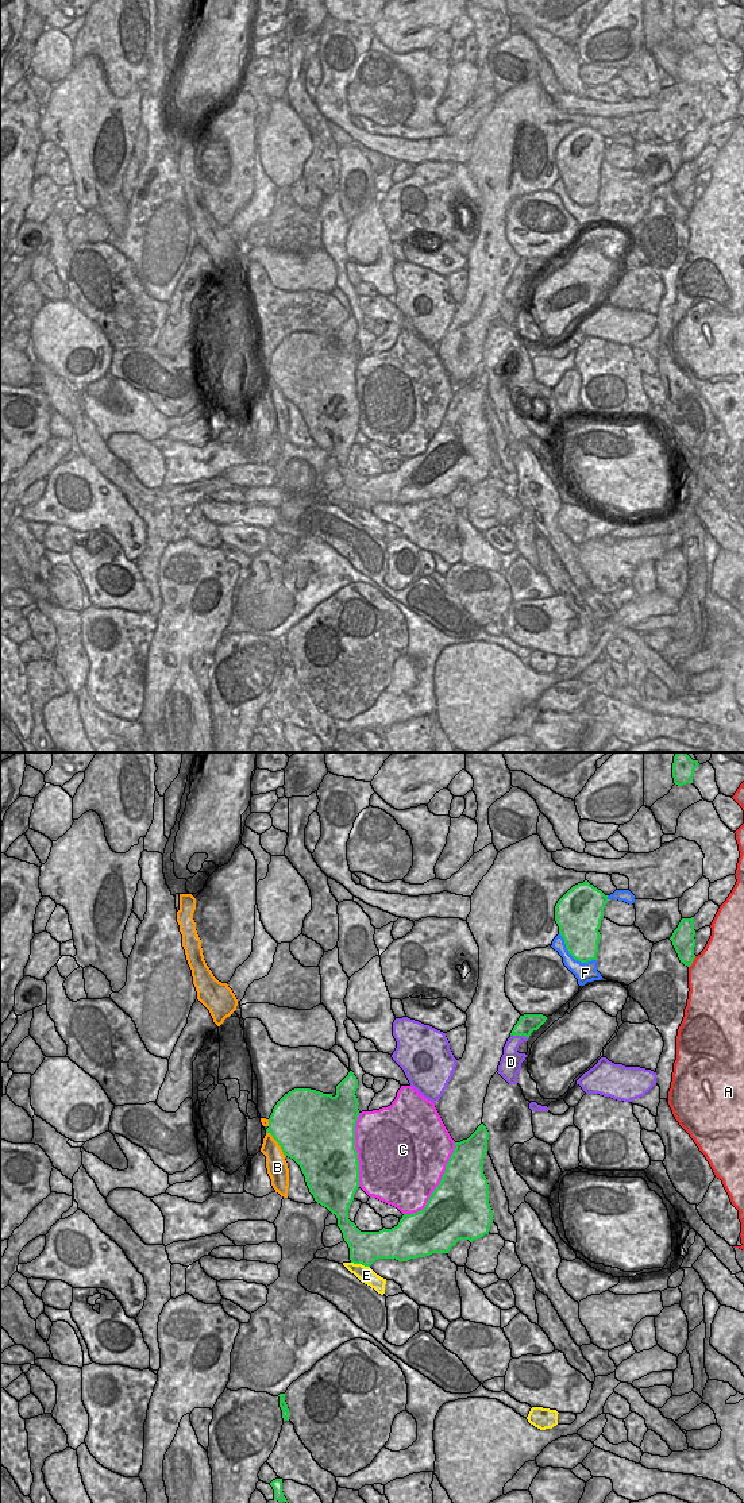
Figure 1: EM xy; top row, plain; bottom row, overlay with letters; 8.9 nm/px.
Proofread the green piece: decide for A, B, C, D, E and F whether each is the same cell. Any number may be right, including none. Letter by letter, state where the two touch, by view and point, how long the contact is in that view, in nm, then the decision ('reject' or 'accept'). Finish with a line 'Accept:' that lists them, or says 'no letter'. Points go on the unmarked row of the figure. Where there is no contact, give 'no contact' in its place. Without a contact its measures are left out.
A: xy (693, 204) | 130 nm | reject
B: xy (278, 388) | 280 nm | reject
C: xy (439, 428) | 800 nm | reject
D: xy (520, 278) | 170 nm | reject
E: xy (361, 507) | 180 nm | reject
F: xy (573, 200) | 420 nm | reject
Accept: no letter

